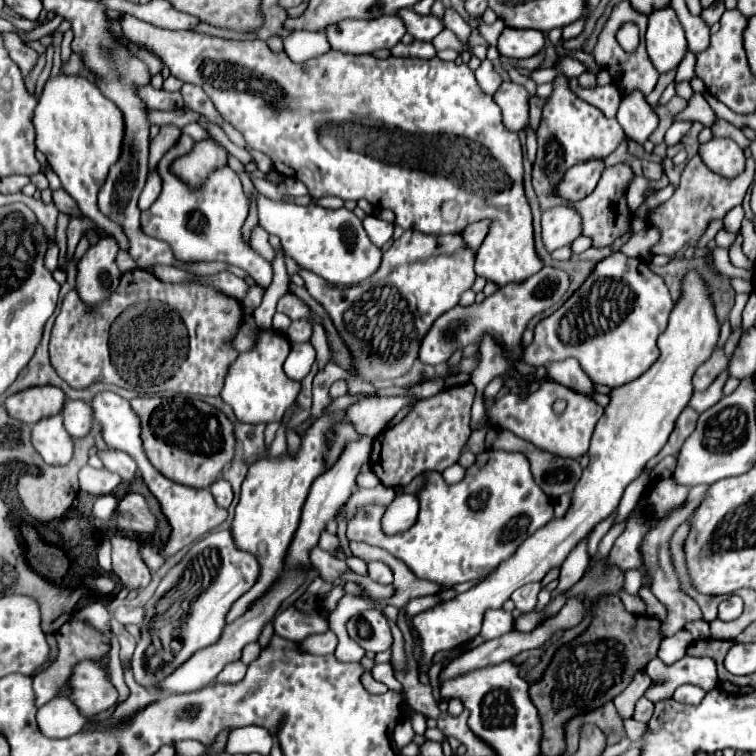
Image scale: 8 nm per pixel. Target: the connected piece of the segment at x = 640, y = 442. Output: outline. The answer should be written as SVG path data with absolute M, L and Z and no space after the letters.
M689 272L683 280L683 296L669 316L669 326L657 340L661 356L643 376L611 390L611 402L597 422L591 438L589 466L583 470L583 476L573 490L573 504L569 512L563 518L551 520L547 526L529 536L517 548L513 558L505 560L487 580L453 600L413 616L413 624L423 640L421 664L427 664L439 650L451 650L475 638L481 632L483 614L487 608L501 608L513 590L521 588L523 584L543 580L543 576L553 566L563 564L567 554L577 546L581 538L585 538L601 520L617 510L627 484L633 482L643 472L645 464L665 446L669 434L673 432L675 420L689 404L693 394L691 378L695 370L711 358L717 338L719 322L715 318L707 286L699 274Z

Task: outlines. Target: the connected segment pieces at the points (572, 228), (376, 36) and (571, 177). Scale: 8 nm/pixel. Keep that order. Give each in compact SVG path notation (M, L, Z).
M557 206L543 212L543 244L549 252L569 246L575 238L581 236L581 216L575 208Z
M399 14L379 16L375 20L343 20L327 28L327 40L333 50L349 54L371 54L379 48L393 48L405 34Z
M589 160L589 162L569 168L569 172L565 172L561 184L557 184L557 194L563 200L571 200L571 202L585 198L597 186L603 170L605 170L603 160Z

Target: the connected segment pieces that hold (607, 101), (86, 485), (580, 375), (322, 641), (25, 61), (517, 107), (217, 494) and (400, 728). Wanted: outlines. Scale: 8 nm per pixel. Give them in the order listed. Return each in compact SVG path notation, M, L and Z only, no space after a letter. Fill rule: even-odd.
M569 78L569 88L571 88L571 92L575 92L577 98L581 98L587 104L599 108L607 118L615 118L615 112L617 112L617 106L621 102L621 96L611 84L595 86L595 88L587 90L587 88L581 88L577 84L577 78Z
M81 470L79 472L79 490L93 496L103 496L113 492L121 484L121 478L109 470Z
M573 358L551 364L547 368L547 376L561 382L567 388L571 388L573 392L583 394L583 396L593 396L595 394L593 382L585 376L585 372L579 368L579 362L573 360Z
M323 632L323 634L311 634L309 638L305 638L301 642L301 648L307 650L307 652L313 652L313 654L319 654L319 656L325 656L325 654L331 654L335 652L335 646L337 646L337 636L335 632Z
M5 32L3 34L3 42L5 42L5 48L7 48L11 60L21 68L23 76L27 76L33 70L39 54L13 32Z
M503 82L499 90L495 92L495 102L503 110L503 124L513 130L521 132L529 124L529 92L515 84L515 82Z
M223 478L215 480L215 482L209 486L209 490L211 490L217 506L229 508L229 504L231 504L231 500L233 500L233 490L231 490L231 484L229 484L227 480L223 480Z
M403 719L398 722L393 732L393 738L397 742L397 746L407 746L415 736L415 730L413 730L411 721L409 719Z

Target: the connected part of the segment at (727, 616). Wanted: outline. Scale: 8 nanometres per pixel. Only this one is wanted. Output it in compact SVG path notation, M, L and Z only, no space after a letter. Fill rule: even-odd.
M733 594L733 596L725 598L725 600L719 604L719 616L717 616L717 618L723 620L723 622L729 622L729 620L739 618L741 612L743 612L743 600Z

